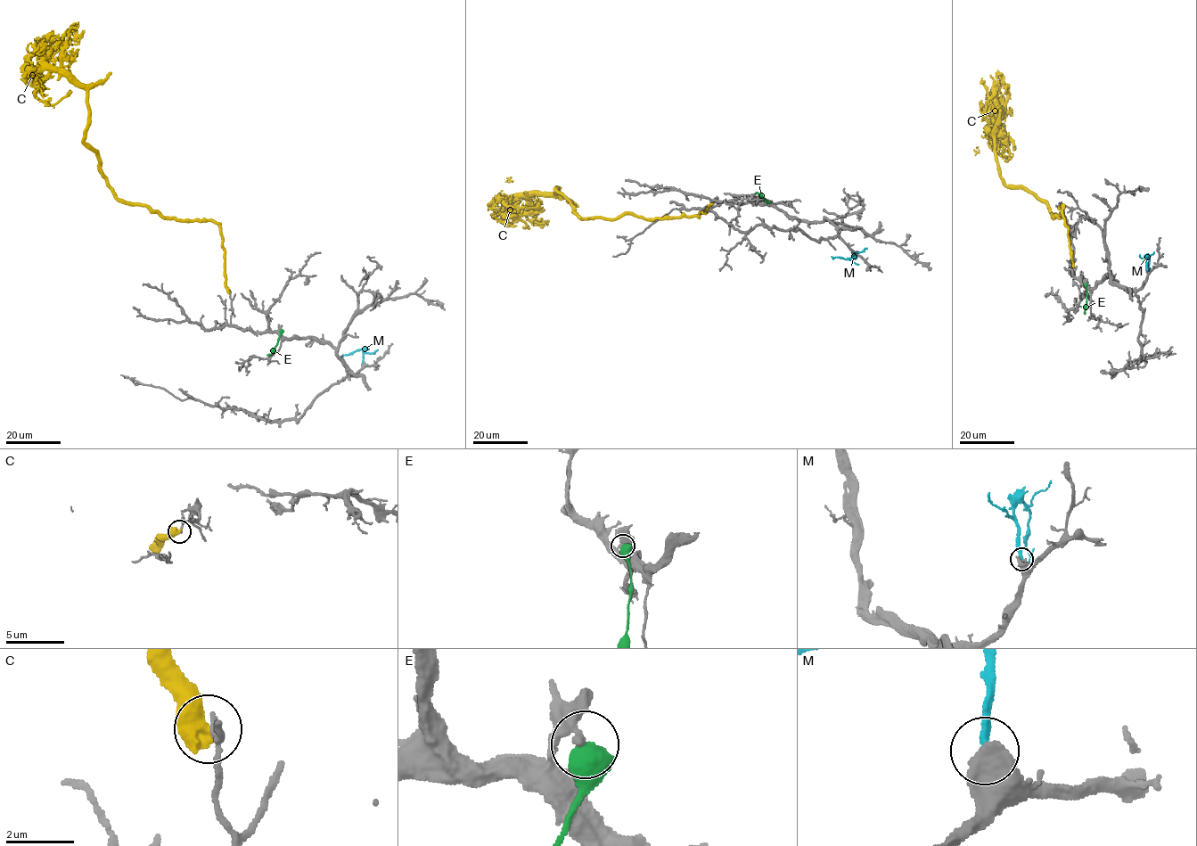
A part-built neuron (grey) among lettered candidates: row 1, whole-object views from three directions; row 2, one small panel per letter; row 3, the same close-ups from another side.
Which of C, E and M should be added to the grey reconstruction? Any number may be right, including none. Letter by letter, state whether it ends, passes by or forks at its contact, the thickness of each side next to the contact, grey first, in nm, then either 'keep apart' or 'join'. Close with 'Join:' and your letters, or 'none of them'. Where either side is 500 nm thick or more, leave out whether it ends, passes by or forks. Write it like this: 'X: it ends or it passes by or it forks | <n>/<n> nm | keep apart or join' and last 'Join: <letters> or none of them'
C: 140/650 nm | keep apart
E: 280/650 nm | keep apart
M: 600/240 nm | join
Join: M

